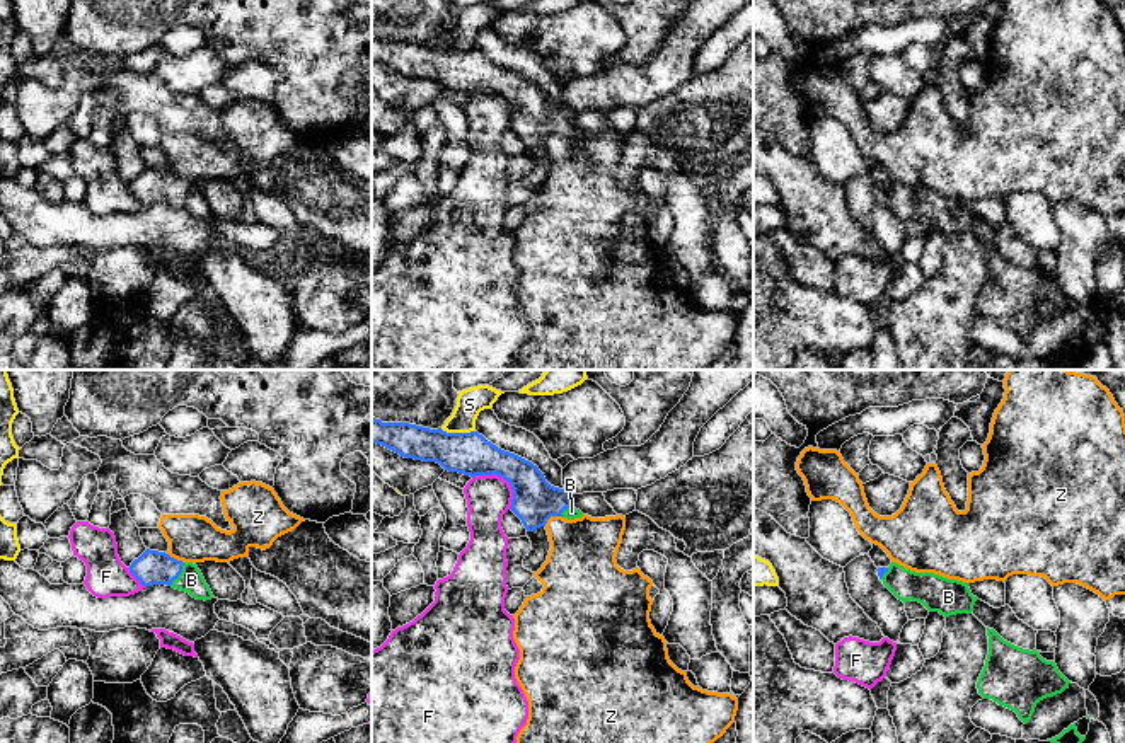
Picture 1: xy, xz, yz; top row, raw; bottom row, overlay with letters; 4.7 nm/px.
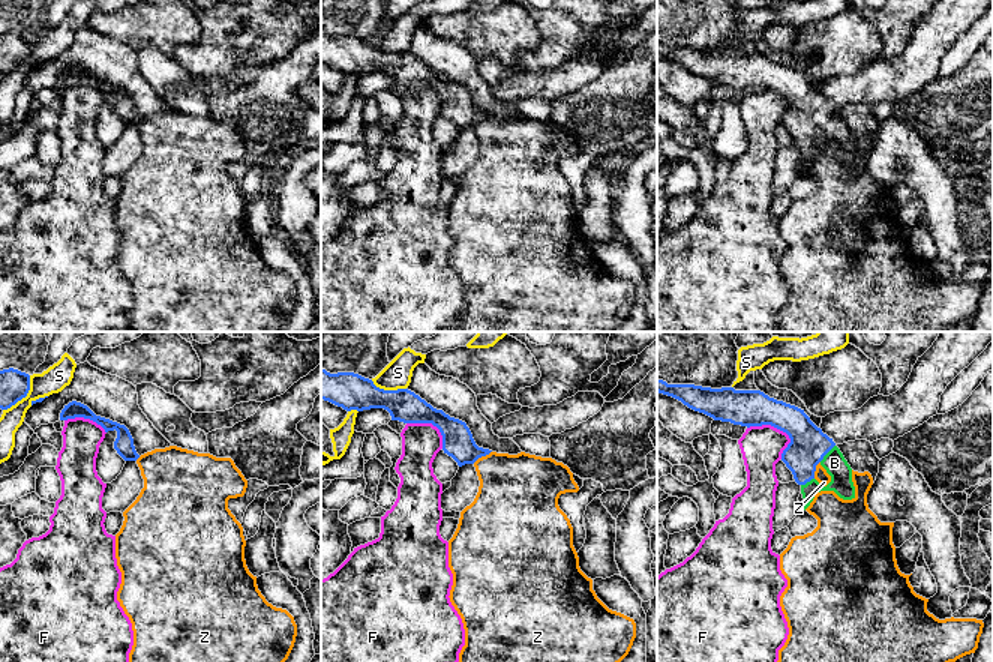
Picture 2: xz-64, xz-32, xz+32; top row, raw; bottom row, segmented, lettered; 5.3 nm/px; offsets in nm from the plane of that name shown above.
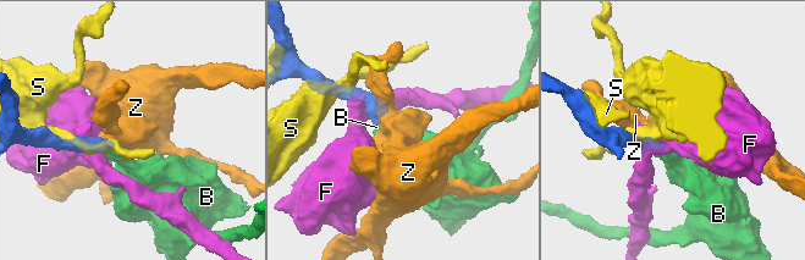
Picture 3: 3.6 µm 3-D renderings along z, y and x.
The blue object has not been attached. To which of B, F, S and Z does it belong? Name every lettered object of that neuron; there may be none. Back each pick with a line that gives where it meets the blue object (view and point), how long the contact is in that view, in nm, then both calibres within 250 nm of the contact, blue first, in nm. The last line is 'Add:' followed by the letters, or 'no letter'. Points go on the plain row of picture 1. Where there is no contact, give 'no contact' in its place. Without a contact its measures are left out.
B: meets blue in xy at (179, 191); contact 130 nm long; 160 nm thick on the blue side, 120 nm on the other
Add: B

